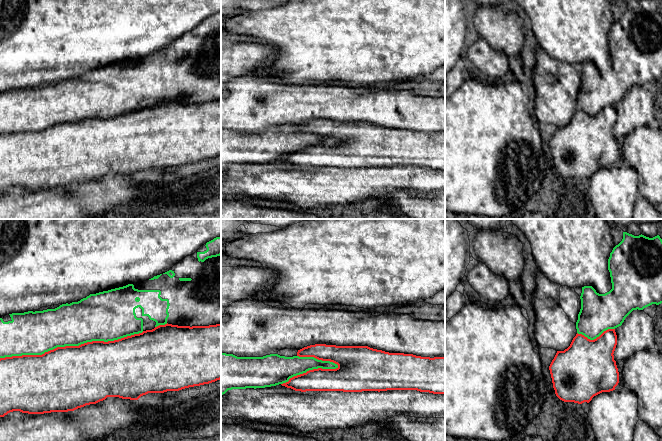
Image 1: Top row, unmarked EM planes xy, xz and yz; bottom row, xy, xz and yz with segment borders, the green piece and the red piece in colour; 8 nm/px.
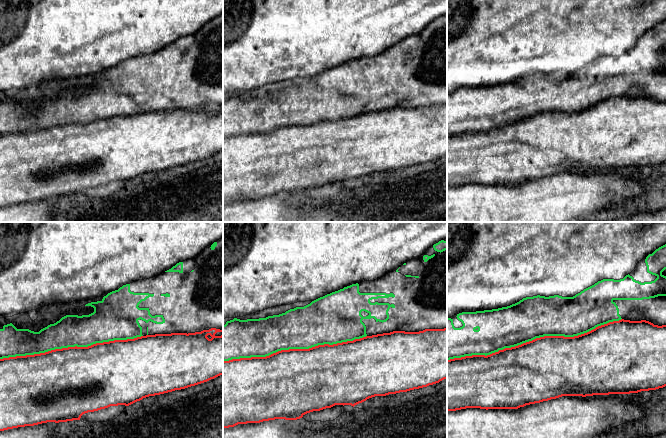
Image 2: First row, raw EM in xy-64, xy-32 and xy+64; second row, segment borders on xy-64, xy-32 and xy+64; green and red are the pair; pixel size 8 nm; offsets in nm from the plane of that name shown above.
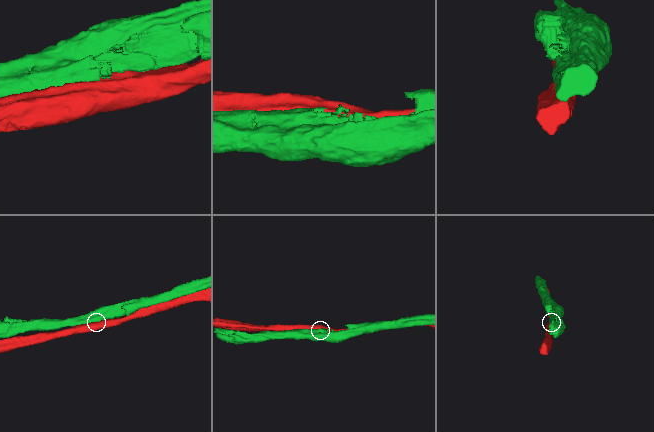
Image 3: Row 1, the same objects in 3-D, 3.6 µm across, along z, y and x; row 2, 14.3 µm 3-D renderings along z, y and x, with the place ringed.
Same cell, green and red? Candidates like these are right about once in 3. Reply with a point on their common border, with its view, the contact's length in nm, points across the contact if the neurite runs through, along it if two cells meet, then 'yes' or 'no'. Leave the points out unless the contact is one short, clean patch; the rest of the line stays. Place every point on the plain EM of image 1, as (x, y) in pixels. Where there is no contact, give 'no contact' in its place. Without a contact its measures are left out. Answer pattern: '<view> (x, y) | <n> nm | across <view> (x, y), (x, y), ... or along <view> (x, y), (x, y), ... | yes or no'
xy (71, 121) | 1150 nm | no

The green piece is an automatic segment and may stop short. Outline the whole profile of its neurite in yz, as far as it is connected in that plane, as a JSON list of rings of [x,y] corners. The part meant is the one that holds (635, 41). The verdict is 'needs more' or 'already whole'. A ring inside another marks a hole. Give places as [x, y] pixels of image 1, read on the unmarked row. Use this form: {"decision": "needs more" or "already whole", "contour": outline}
{"decision": "already whole", "contour": [[[623,8],[622,17],[616,21],[608,35],[612,65],[599,70],[592,62],[582,63],[581,85],[576,98],[578,110],[590,116],[599,113],[608,105],[622,101],[633,86],[662,79],[662,15],[659,11],[649,14],[644,11],[634,12]]]}

